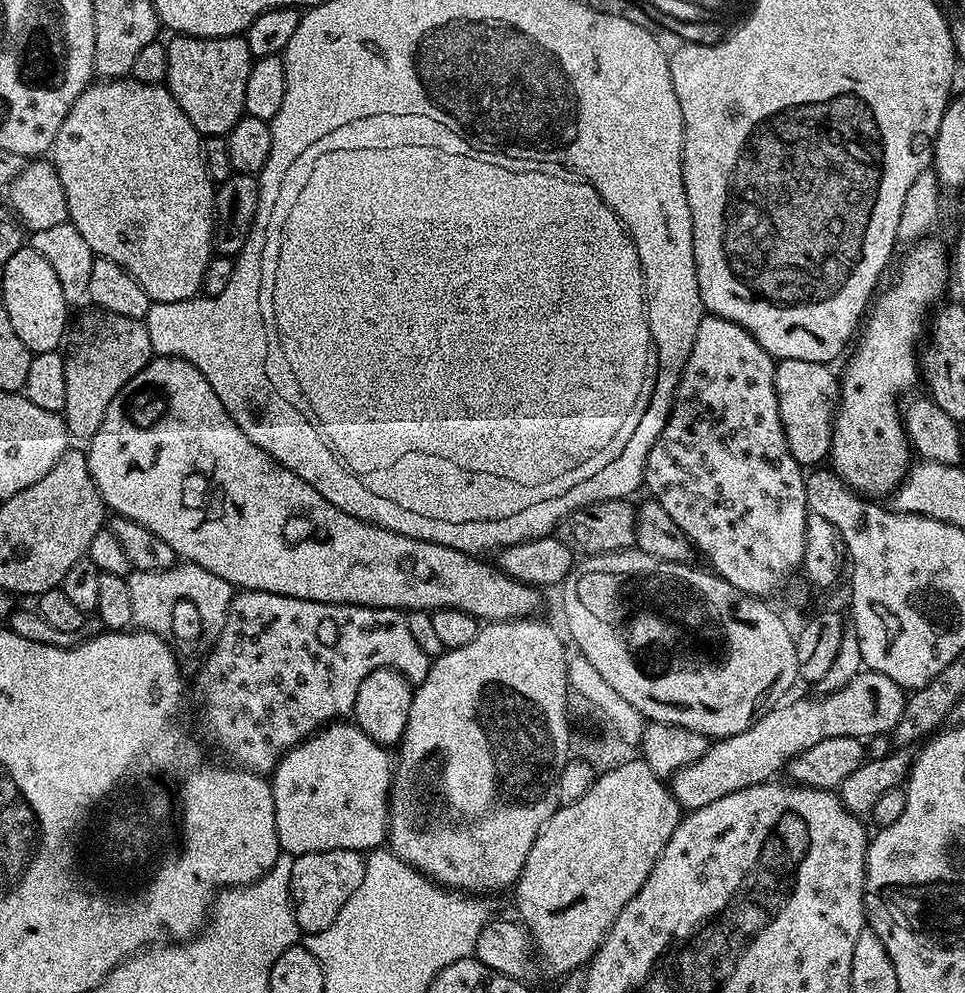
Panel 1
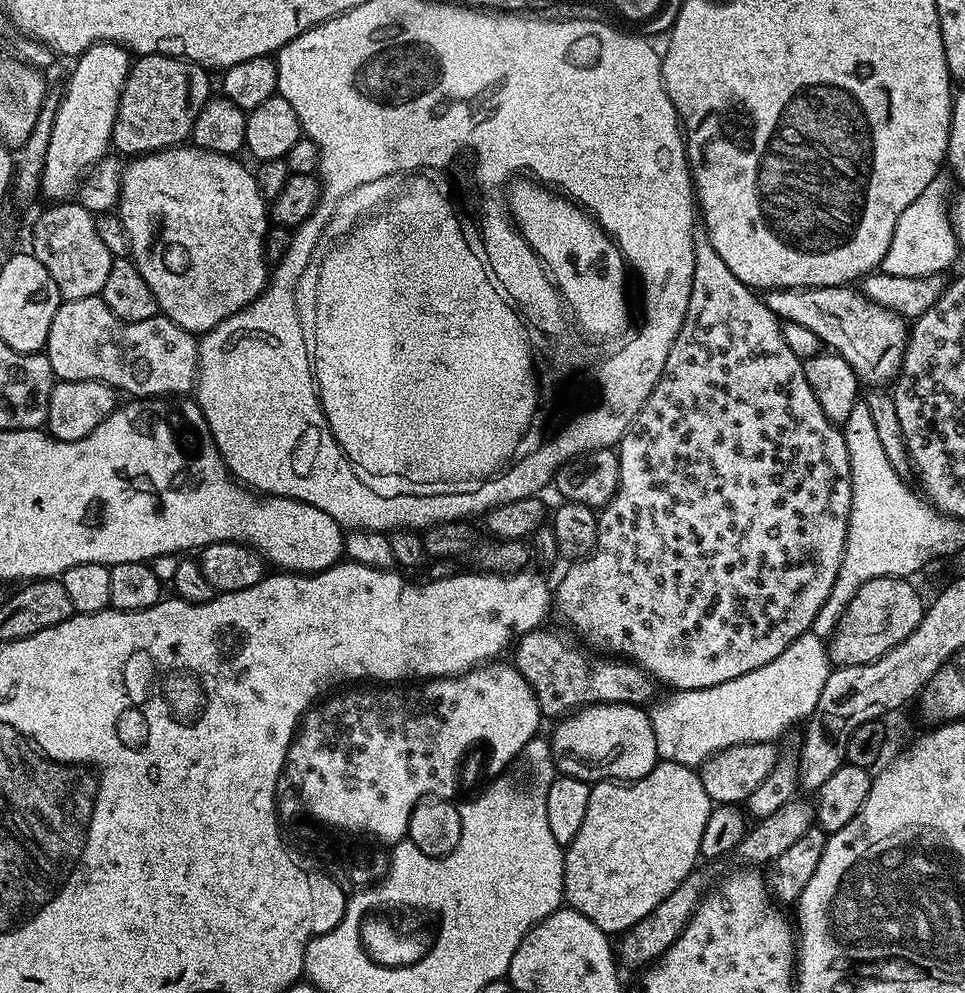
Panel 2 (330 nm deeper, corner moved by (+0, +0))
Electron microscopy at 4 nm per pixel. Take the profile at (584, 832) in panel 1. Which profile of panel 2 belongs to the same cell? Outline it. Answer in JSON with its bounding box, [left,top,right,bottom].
[564,760,713,934]

